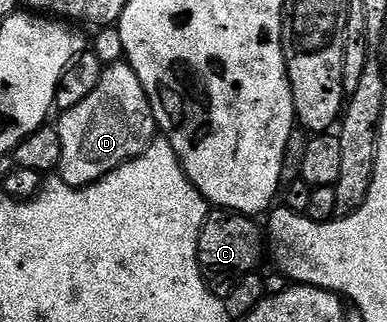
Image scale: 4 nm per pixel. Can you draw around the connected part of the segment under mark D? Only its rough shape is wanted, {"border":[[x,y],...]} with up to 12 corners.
{"border":[[127,62],[59,119],[58,176],[86,188],[158,136]]}

